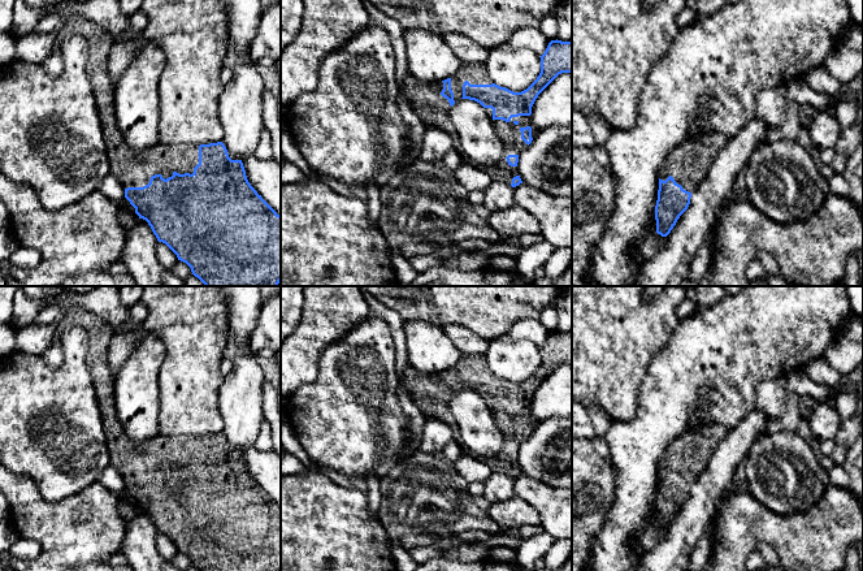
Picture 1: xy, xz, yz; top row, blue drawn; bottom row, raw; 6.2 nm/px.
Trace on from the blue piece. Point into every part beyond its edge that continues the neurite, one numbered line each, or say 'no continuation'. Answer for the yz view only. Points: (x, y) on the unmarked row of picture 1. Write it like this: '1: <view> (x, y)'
1: yz (688, 454)

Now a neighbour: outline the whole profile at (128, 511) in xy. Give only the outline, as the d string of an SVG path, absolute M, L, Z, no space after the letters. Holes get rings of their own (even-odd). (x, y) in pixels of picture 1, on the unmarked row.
M120 499L118 511L120 511L121 518L127 524L130 524L136 518L136 515L139 514L139 507L134 503L125 502L125 501Z

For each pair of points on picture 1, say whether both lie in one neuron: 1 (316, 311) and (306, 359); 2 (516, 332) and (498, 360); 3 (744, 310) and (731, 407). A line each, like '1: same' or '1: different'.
1: same
2: different
3: same

